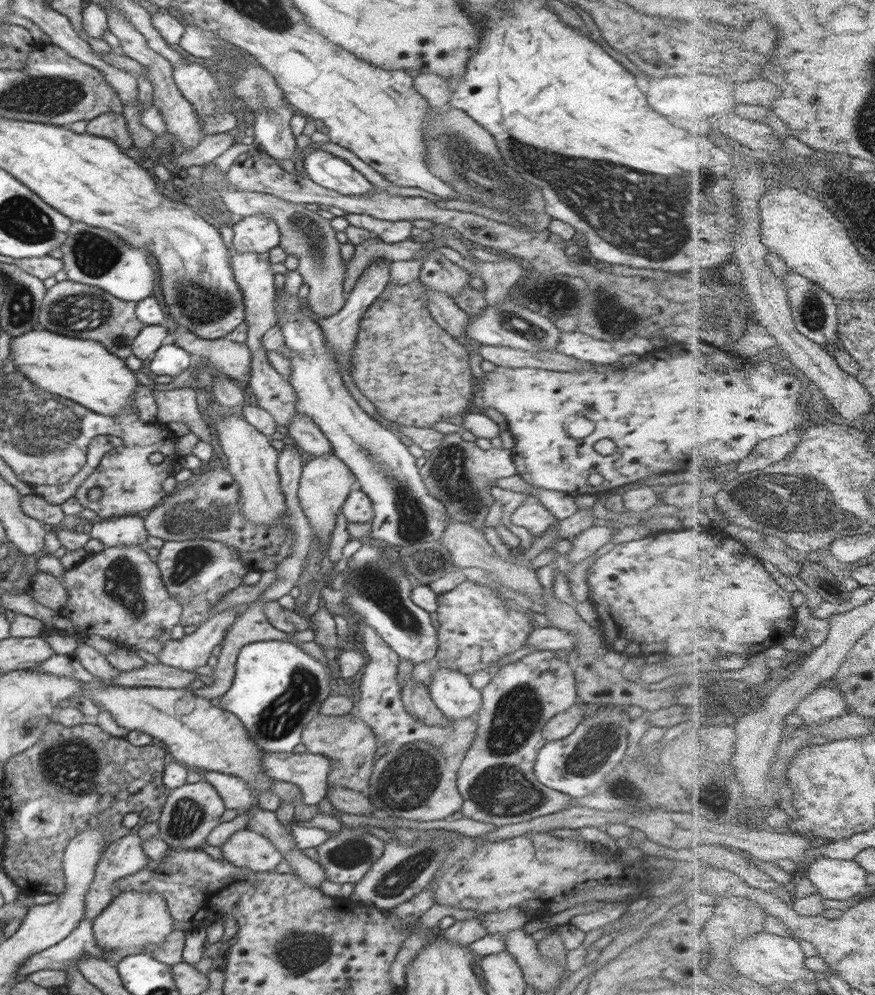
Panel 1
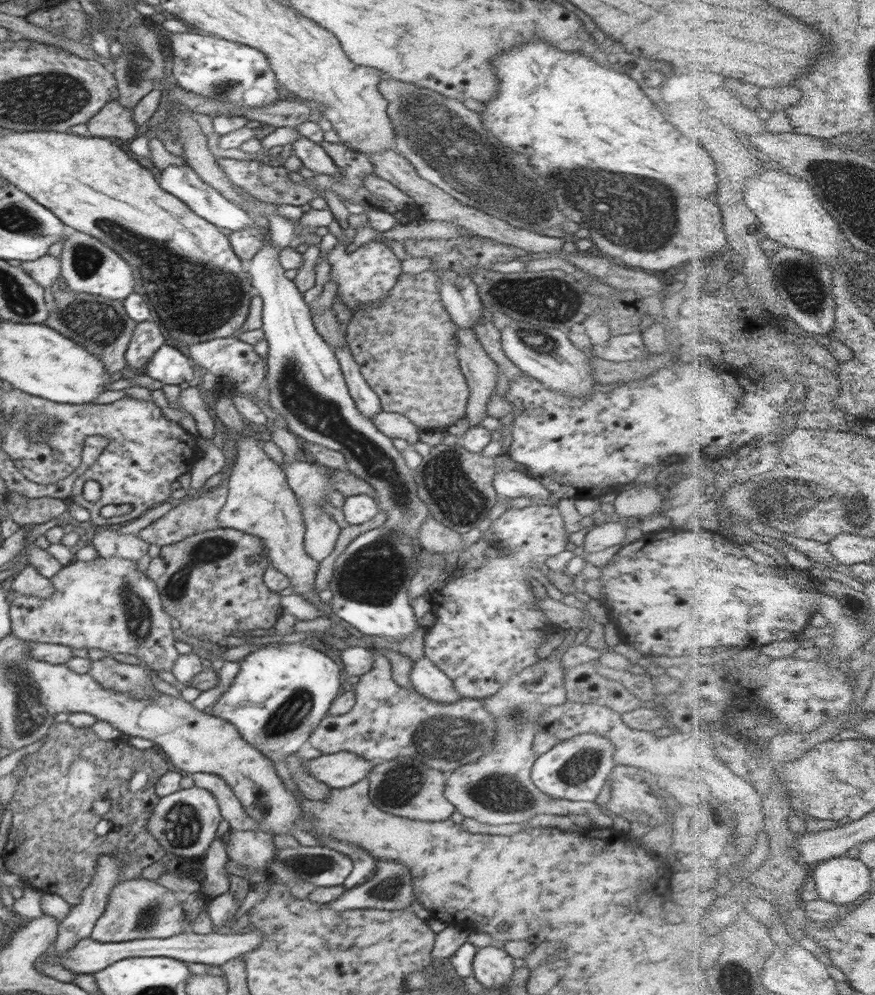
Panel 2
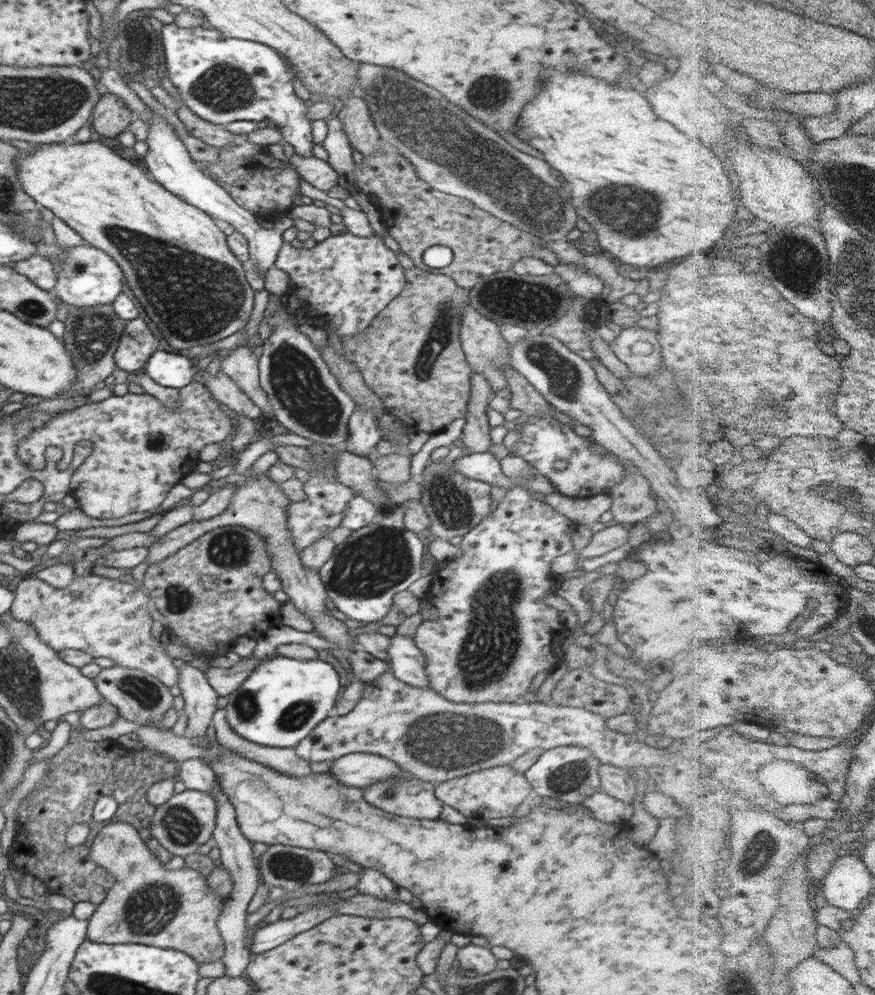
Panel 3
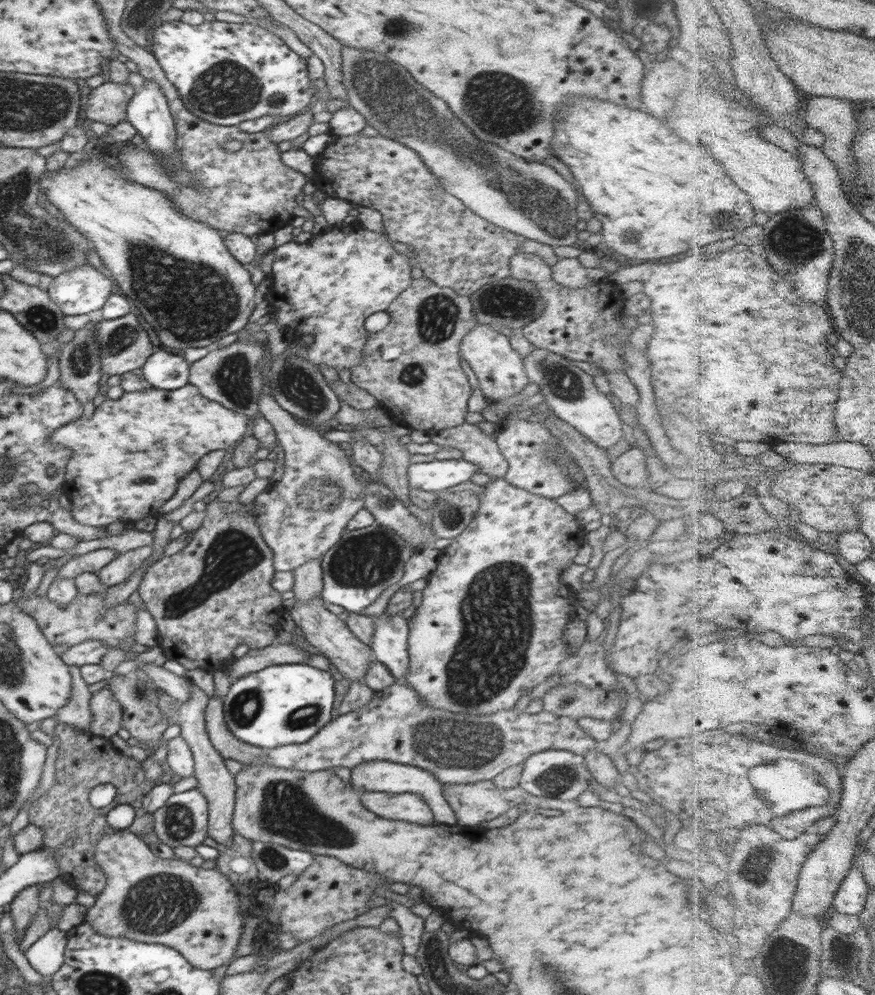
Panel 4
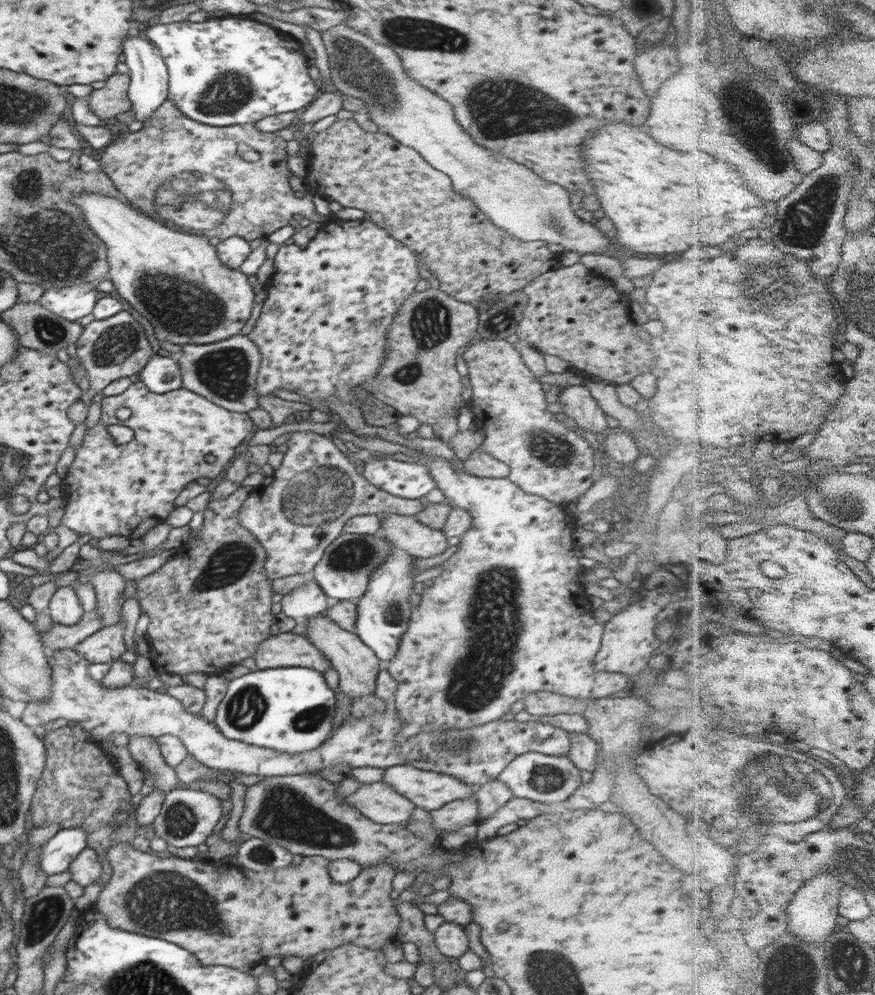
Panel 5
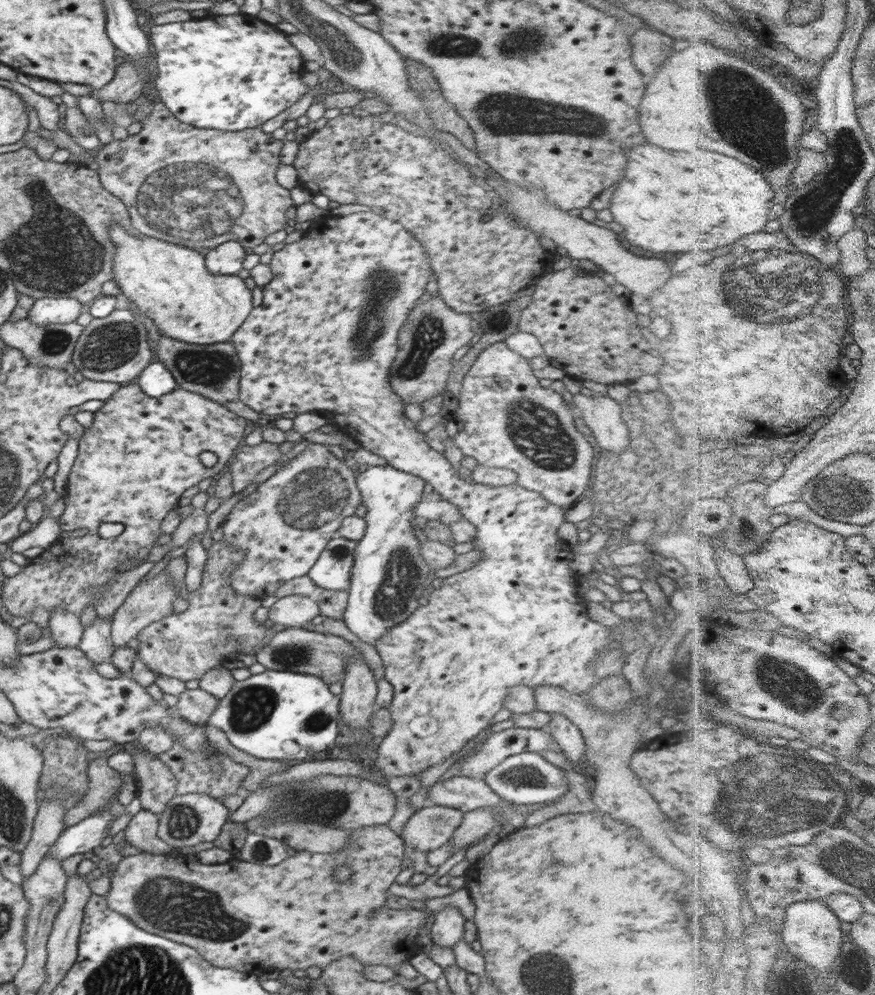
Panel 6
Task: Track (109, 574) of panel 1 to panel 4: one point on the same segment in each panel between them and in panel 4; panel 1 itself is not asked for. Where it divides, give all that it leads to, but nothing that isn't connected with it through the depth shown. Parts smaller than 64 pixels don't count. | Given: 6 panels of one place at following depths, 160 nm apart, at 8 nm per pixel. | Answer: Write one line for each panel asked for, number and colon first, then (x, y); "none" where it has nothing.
2: (107, 603)
3: (103, 617)
4: (86, 618)

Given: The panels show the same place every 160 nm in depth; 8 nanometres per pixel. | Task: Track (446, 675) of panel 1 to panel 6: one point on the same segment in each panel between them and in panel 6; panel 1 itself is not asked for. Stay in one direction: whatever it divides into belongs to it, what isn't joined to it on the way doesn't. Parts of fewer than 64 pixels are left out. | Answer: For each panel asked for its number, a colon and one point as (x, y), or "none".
2: (429, 682)
3: (407, 664)
4: (389, 644)
5: (383, 612)
6: (388, 576)

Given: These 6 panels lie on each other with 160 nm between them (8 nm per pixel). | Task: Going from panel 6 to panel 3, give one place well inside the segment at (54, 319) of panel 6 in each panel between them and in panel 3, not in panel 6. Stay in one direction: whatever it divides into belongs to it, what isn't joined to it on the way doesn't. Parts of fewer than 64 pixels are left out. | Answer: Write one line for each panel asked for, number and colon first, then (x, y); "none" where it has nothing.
3: (89, 277)
4: (83, 290)
5: (71, 303)

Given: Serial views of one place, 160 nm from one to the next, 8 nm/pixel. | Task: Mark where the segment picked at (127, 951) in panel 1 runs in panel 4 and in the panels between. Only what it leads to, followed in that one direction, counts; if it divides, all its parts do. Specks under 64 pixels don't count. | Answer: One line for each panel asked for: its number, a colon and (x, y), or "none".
2: (141, 908)
3: (150, 904)
4: (196, 911)

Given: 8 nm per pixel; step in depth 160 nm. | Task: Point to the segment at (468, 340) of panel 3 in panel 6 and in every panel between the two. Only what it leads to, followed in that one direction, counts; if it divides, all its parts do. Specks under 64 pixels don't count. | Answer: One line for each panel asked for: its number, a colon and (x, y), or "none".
4: (499, 369)
5: (549, 458)
6: (510, 421)

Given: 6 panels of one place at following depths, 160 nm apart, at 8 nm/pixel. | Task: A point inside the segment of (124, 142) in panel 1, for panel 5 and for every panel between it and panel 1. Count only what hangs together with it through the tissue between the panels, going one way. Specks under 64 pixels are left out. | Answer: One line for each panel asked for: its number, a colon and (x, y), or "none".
2: (115, 121)
3: (111, 116)
4: (107, 104)
5: (106, 103)

